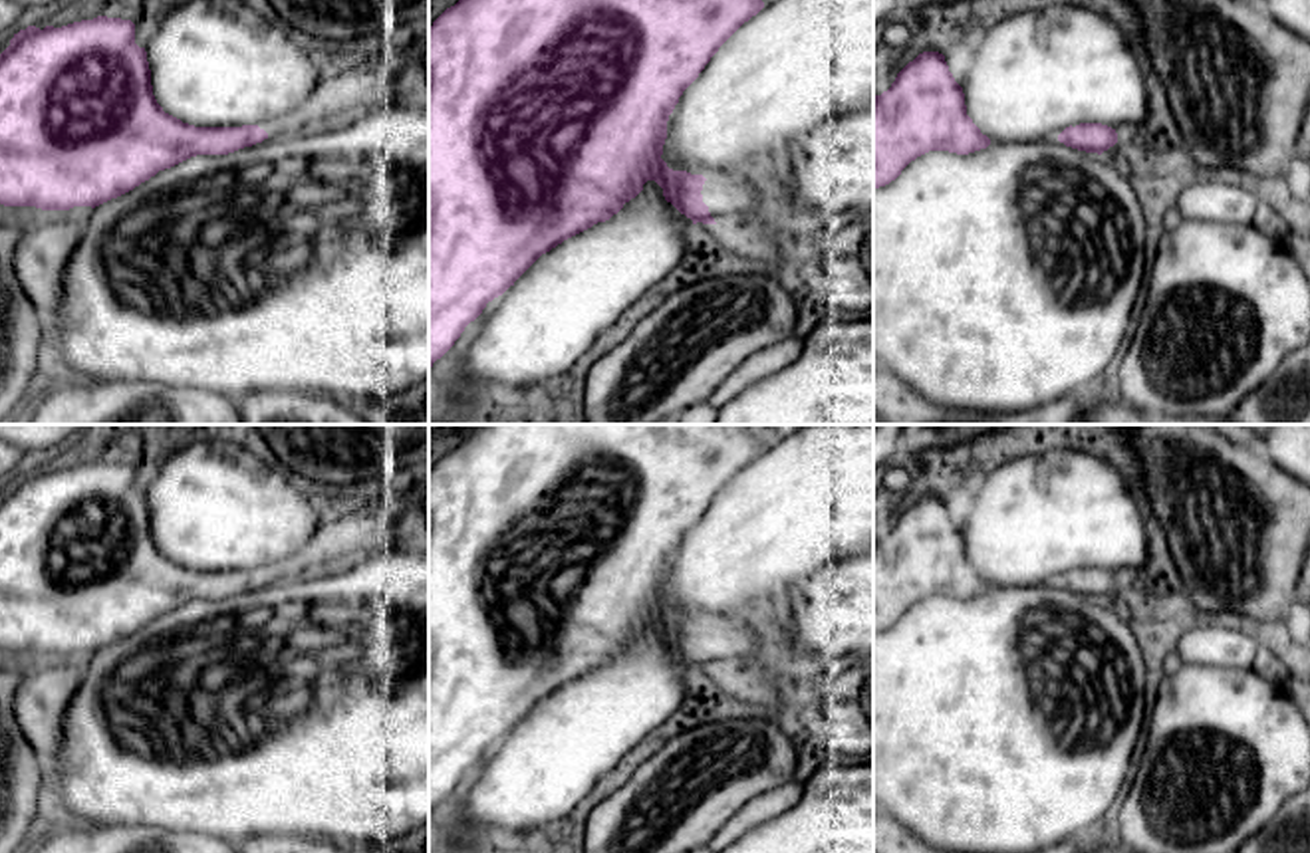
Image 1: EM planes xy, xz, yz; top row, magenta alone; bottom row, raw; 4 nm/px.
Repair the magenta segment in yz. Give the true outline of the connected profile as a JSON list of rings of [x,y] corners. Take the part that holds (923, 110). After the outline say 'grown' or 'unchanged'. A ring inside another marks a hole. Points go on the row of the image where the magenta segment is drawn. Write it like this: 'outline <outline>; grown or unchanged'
outline [[[939,52],[919,54],[887,91],[873,95],[873,190],[895,181],[911,161],[929,151],[969,155],[988,145],[990,139],[967,115],[963,87]]]; unchanged

